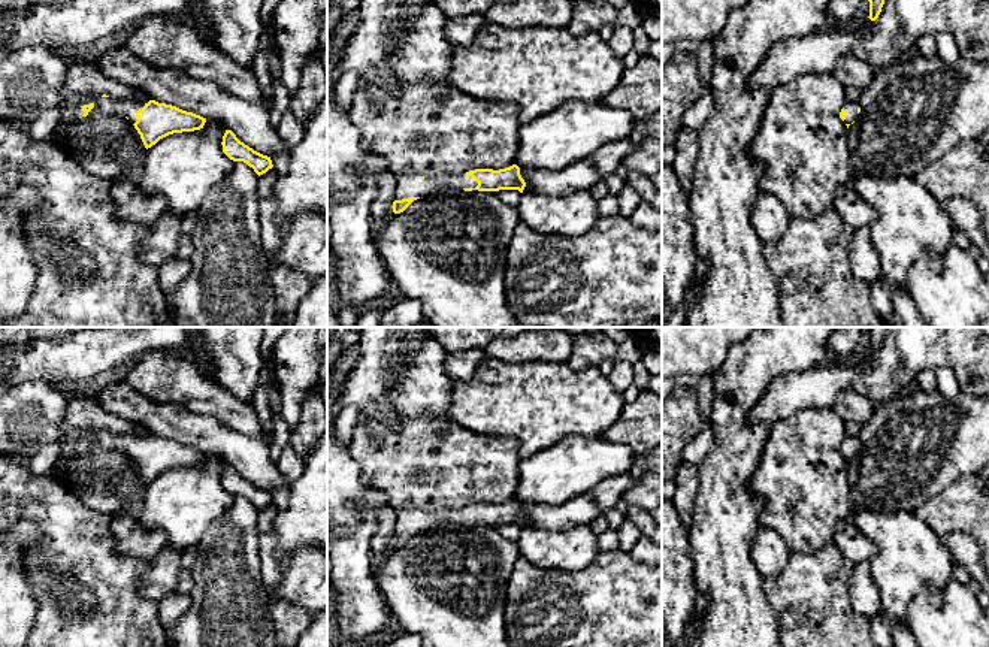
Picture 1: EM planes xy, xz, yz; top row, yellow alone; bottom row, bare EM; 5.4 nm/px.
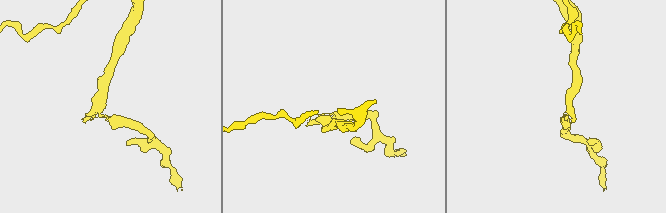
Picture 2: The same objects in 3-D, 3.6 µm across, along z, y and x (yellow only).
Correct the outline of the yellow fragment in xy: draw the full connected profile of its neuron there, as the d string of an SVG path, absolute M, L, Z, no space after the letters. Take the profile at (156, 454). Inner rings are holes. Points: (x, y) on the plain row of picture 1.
M103 429L96 433L96 442L124 450L140 469L146 484L169 469L200 465L206 457L200 450L155 435L134 438Z

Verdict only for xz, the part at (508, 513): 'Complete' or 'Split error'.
Split error

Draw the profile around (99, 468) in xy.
M73 429L60 438L61 447L93 438L87 451L60 456L60 466L52 471L69 490L81 495L90 490L112 492L120 501L121 516L137 517L143 510L146 483L134 460L121 448L96 442L97 429Z

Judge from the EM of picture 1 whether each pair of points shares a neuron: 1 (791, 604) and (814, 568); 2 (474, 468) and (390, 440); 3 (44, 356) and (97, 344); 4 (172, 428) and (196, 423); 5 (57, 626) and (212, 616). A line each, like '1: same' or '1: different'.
1: same
2: same
3: same
4: same
5: different

